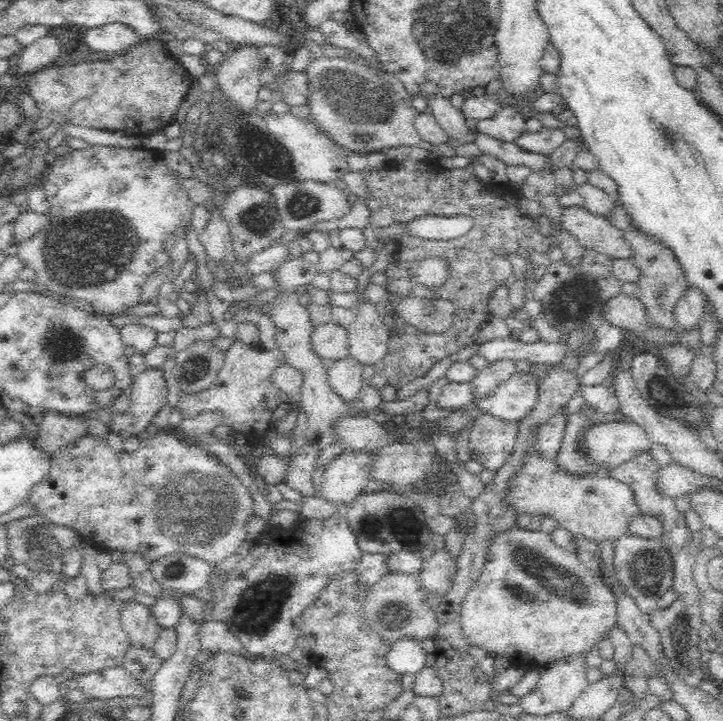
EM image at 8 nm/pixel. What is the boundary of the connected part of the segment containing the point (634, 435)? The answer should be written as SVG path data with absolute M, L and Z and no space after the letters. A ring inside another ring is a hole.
M628 420L593 425L584 432L584 435L586 438L584 438L582 445L584 445L588 457L598 465L604 463L608 470L636 458L640 453L648 453L654 443L643 426Z

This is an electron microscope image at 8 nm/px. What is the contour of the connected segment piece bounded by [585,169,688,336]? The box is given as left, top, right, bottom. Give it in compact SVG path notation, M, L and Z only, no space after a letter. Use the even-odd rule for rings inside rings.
M585 170L586 171L586 184L595 186L596 188L610 193L611 198L614 198L614 210L612 215L608 218L609 222L616 226L616 228L624 231L626 239L630 243L630 247L633 250L634 264L640 269L640 276L637 280L637 286L639 288L636 294L640 301L644 303L646 307L646 315L648 315L648 321L652 325L660 325L660 327L672 327L676 331L676 335L681 336L684 332L679 326L677 326L675 318L672 314L673 304L677 301L677 298L682 296L683 292L686 292L687 284L683 277L680 265L677 263L675 256L664 248L662 245L658 245L657 242L652 241L648 237L644 237L642 234L638 234L631 228L630 222L628 222L627 214L624 213L624 208L620 206L618 202L618 186L616 182L609 176L606 176L602 170Z

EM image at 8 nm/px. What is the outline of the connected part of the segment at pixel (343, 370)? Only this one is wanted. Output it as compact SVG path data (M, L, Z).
M353 357L333 362L327 369L329 387L347 403L359 400L364 386L363 366Z

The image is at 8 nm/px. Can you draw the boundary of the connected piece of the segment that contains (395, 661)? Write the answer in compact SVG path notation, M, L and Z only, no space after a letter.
M404 637L391 644L386 663L395 674L413 677L426 666L426 656L421 640Z

